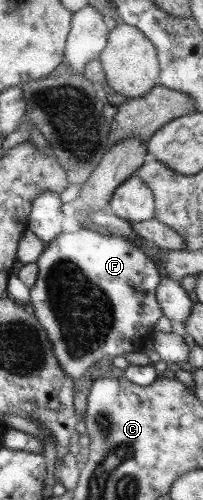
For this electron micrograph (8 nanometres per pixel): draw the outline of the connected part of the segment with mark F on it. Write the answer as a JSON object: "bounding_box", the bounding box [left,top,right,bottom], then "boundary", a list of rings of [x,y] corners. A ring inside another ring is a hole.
{"bounding_box":[30,227,163,379],"boundary":[[[86,227],[72,233],[63,233],[49,244],[38,264],[41,273],[31,292],[30,309],[49,331],[55,353],[58,354],[63,369],[73,379],[87,374],[93,364],[105,360],[107,356],[141,351],[147,338],[154,332],[156,323],[163,316],[157,296],[161,282],[160,270],[139,247],[123,238],[100,234],[95,229]]]}

